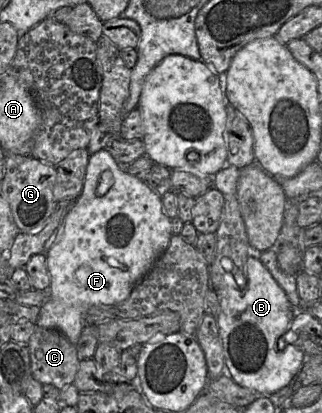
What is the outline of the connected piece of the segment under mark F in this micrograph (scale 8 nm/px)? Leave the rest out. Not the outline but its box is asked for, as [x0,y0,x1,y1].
[36,149,172,345]

